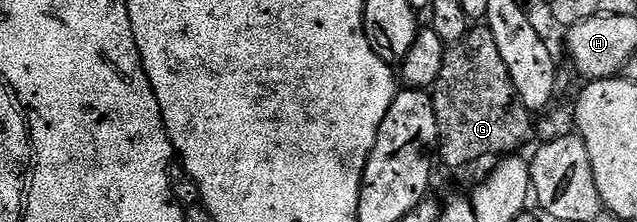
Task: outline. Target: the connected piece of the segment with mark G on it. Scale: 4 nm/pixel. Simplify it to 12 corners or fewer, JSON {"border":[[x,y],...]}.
{"border":[[486,25],[445,50],[430,91],[438,155],[516,153],[533,112]]}

